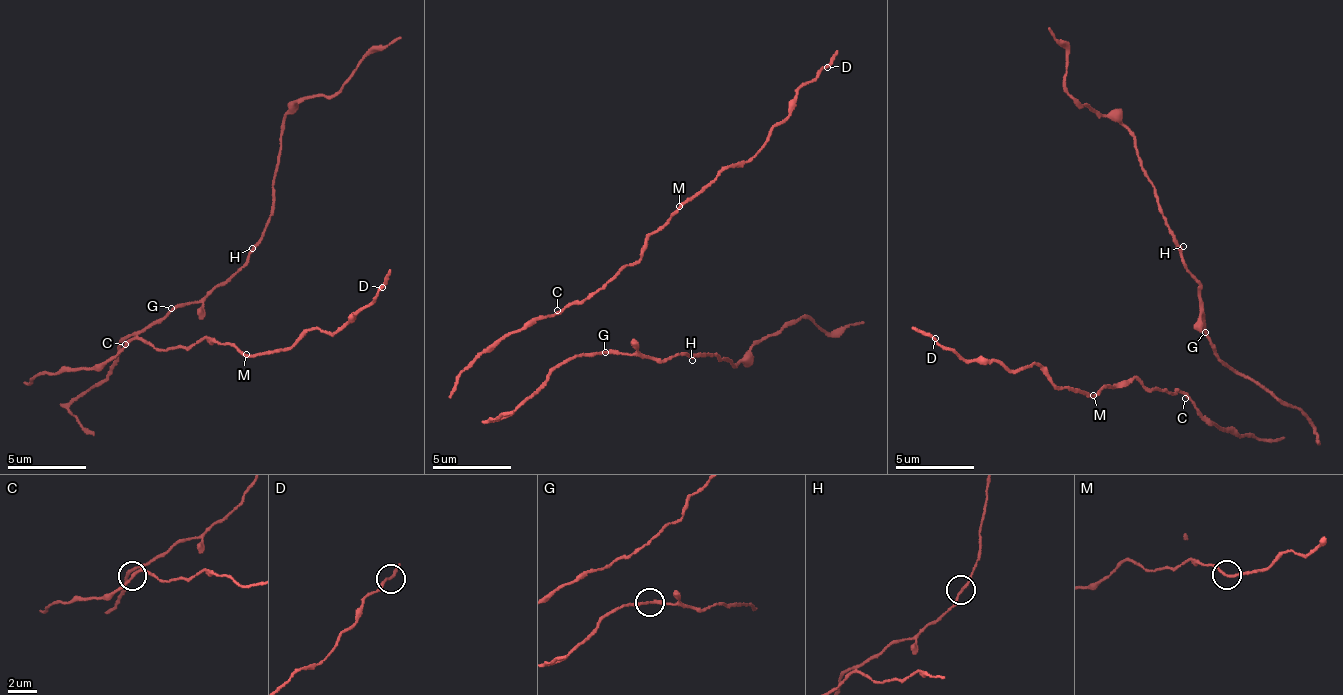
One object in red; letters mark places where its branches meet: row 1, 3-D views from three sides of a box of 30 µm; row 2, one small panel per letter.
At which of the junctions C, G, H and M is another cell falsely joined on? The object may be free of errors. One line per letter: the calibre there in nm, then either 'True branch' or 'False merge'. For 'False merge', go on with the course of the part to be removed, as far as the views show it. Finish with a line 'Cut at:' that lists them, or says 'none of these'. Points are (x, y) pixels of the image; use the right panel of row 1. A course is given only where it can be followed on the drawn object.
C: Thickness 170 nm. True branch
G: Thickness 180 nm. True branch
H: Thickness 180 nm. True branch
M: Thickness 180 nm. True branch
Cut at: none of these

